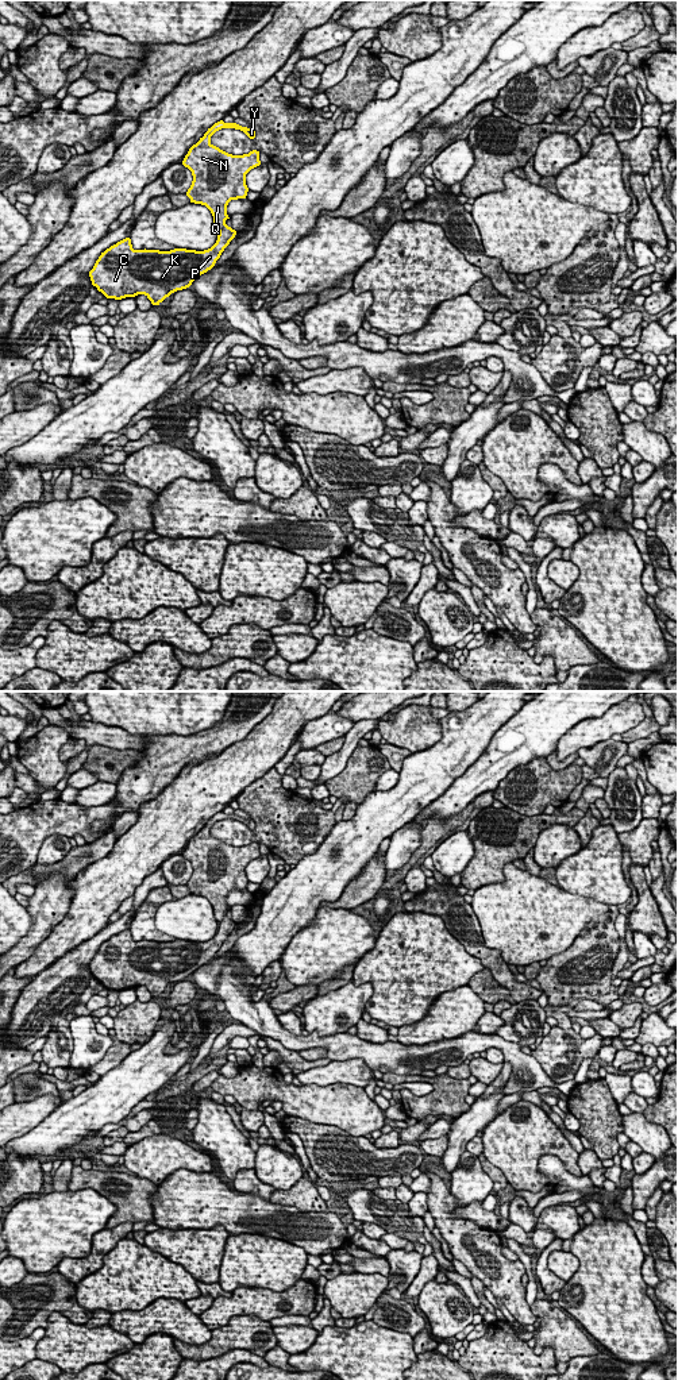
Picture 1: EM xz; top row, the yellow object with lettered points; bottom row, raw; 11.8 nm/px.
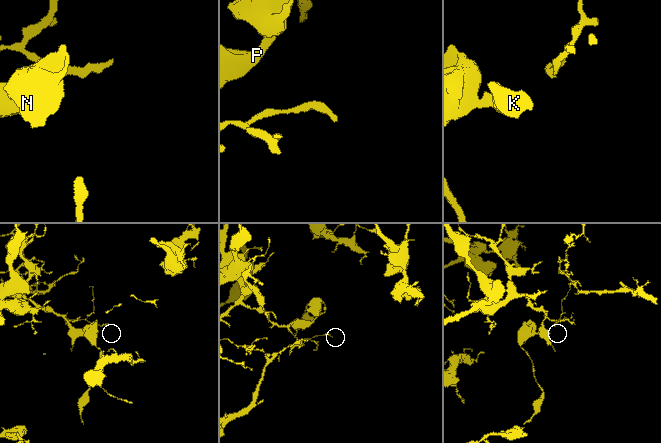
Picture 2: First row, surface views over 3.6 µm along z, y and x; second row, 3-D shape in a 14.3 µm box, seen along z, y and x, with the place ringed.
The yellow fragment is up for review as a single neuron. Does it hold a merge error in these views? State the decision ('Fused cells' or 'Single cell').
Fused cells

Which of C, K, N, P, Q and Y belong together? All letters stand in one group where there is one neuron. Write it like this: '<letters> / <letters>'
C K P / N Q Y

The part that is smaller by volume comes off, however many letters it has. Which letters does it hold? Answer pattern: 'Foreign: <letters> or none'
Foreign: N, Q, Y

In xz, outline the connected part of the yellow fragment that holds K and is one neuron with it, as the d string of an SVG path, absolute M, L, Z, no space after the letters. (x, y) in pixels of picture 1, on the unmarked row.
M224 914L216 934L204 943L134 941L131 930L126 929L101 944L89 968L107 990L145 986L153 997L159 997L211 961L235 926L236 922Z

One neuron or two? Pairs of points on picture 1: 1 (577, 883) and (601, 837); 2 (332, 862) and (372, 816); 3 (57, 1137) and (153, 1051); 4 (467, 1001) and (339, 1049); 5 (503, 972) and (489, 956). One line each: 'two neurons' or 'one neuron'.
1: one neuron
2: one neuron
3: one neuron
4: two neurons
5: one neuron

